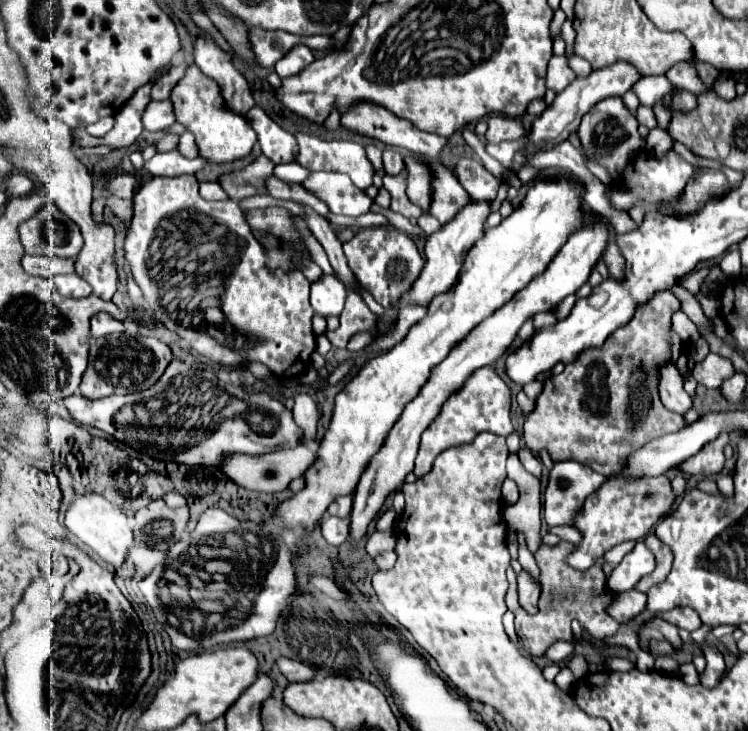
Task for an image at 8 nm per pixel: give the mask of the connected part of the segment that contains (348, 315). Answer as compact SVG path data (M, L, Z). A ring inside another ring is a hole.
M348 292L342 313L340 314L340 325L336 330L325 330L325 336L333 346L346 348L348 338L356 332L368 330L372 322L376 320L374 314L364 306L362 298L356 298L354 292Z

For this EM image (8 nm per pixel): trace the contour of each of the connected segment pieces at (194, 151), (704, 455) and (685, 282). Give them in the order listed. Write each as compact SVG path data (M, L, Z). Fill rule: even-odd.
M184 132L180 136L180 142L178 142L178 148L176 148L184 158L196 158L198 156L198 148L196 148L196 142L194 142L194 136L190 132Z
M722 432L716 440L708 442L706 446L702 446L702 450L698 454L694 454L692 458L684 460L678 470L686 476L698 474L698 476L712 476L712 474L720 474L724 468L724 446L728 444L728 434Z
M706 266L701 270L694 270L694 272L690 272L690 274L686 274L686 276L682 276L680 280L678 280L678 286L682 286L682 288L686 288L688 292L692 292L694 296L696 294L700 294L700 287L708 276L710 272L710 266Z

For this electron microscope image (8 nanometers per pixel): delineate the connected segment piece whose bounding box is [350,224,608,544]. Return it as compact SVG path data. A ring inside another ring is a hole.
M602 224L584 226L580 232L574 232L568 238L568 242L562 246L560 254L556 254L552 258L552 262L546 266L546 270L542 274L532 278L530 284L526 288L522 288L518 294L514 294L514 298L508 304L504 304L500 310L496 310L492 316L488 316L484 322L480 322L460 344L456 344L452 348L452 352L446 356L446 360L442 360L432 370L428 382L422 386L418 396L404 408L402 416L392 426L382 448L370 460L364 474L360 476L360 482L354 492L354 508L352 508L352 516L350 516L350 542L352 544L360 542L366 536L368 524L382 510L386 498L392 492L396 492L404 484L404 478L414 470L414 458L418 452L420 434L438 416L438 412L440 412L442 404L446 402L446 398L450 396L450 392L458 390L466 382L466 378L480 366L494 364L506 352L506 348L512 344L520 326L526 320L534 318L534 314L538 314L538 312L554 310L566 296L574 294L584 282L588 282L588 276L590 276L594 264L602 258L606 240L608 240L608 230Z

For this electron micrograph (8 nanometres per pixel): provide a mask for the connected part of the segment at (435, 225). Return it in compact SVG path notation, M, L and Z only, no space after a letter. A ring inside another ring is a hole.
M424 214L424 216L420 216L420 218L418 218L418 226L420 226L420 228L426 232L426 236L428 236L428 234L436 232L442 224L440 224L440 222L436 222L436 218L432 218L430 214Z

